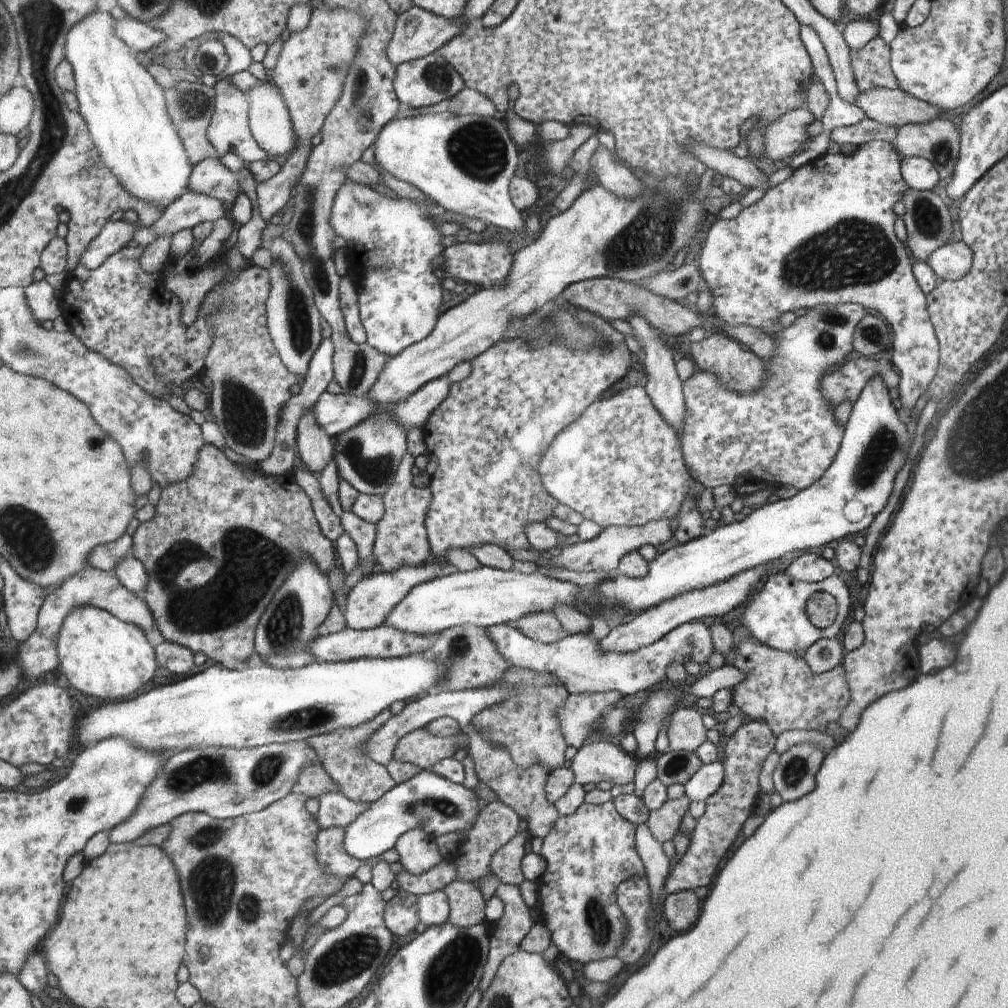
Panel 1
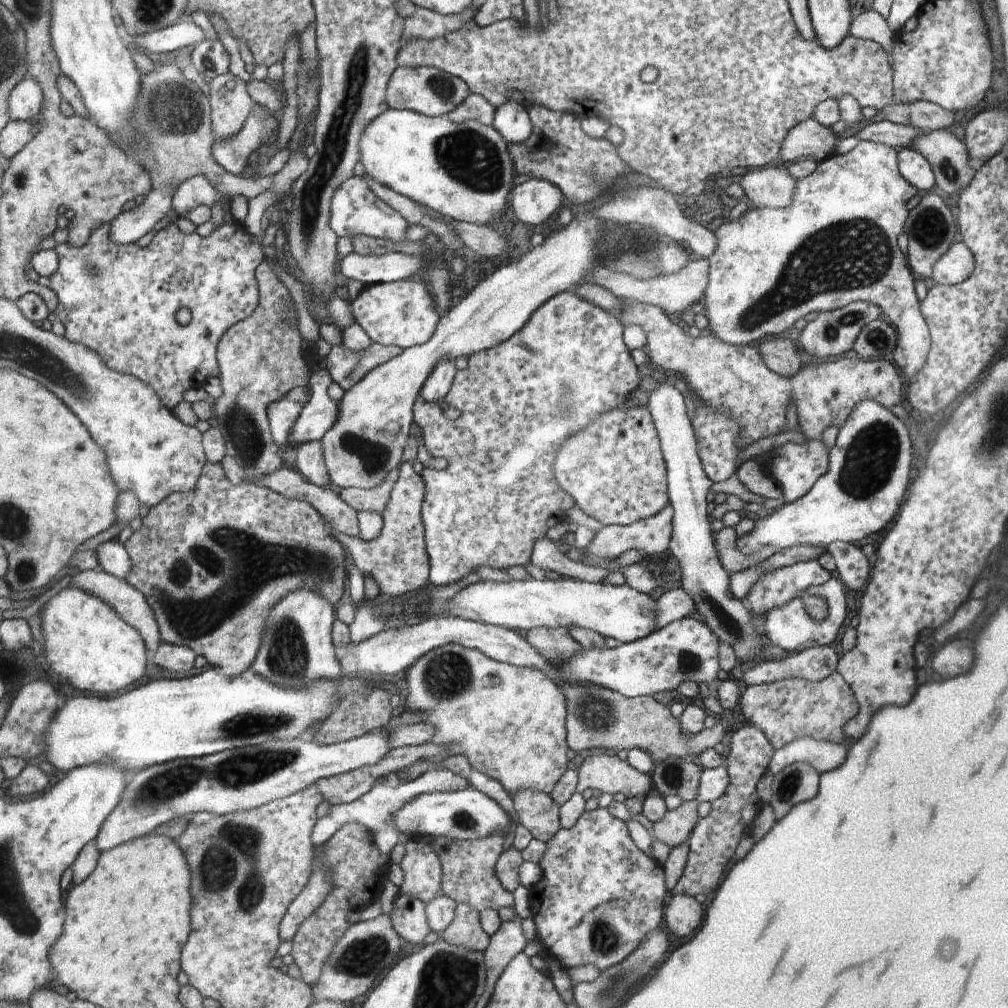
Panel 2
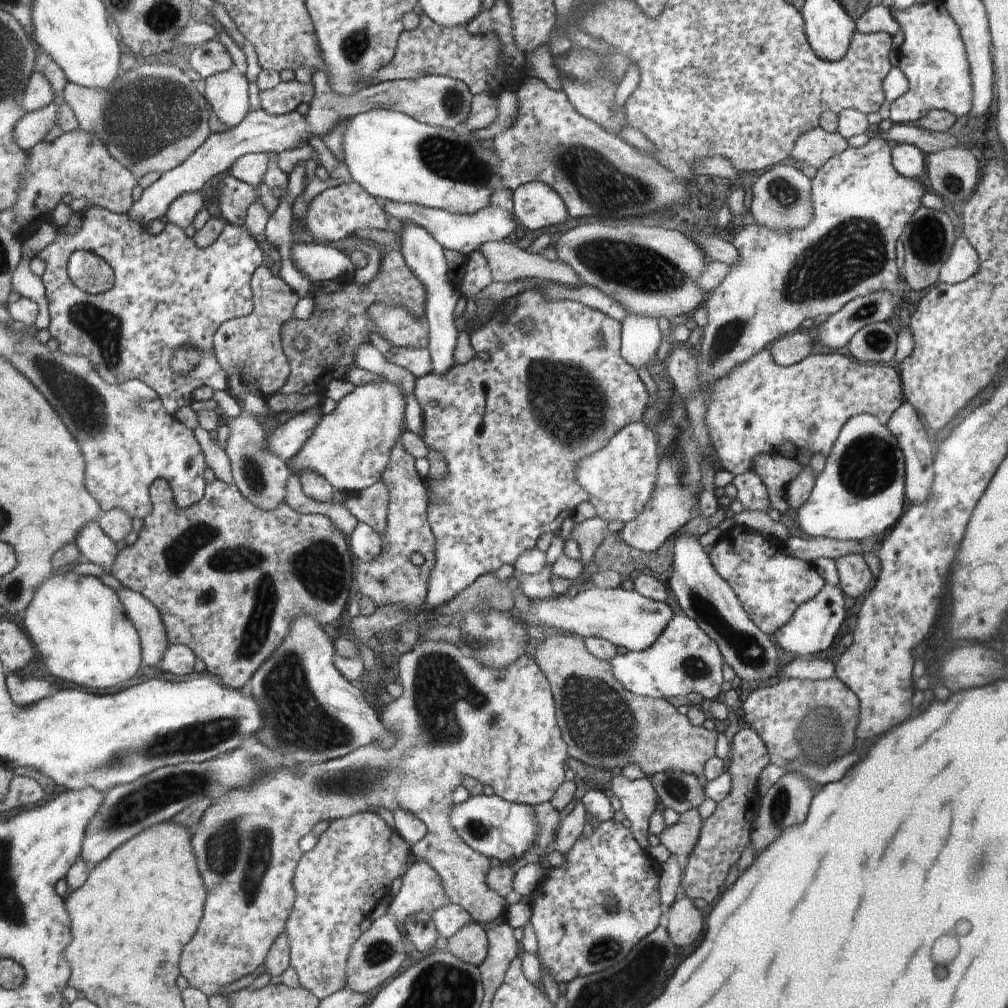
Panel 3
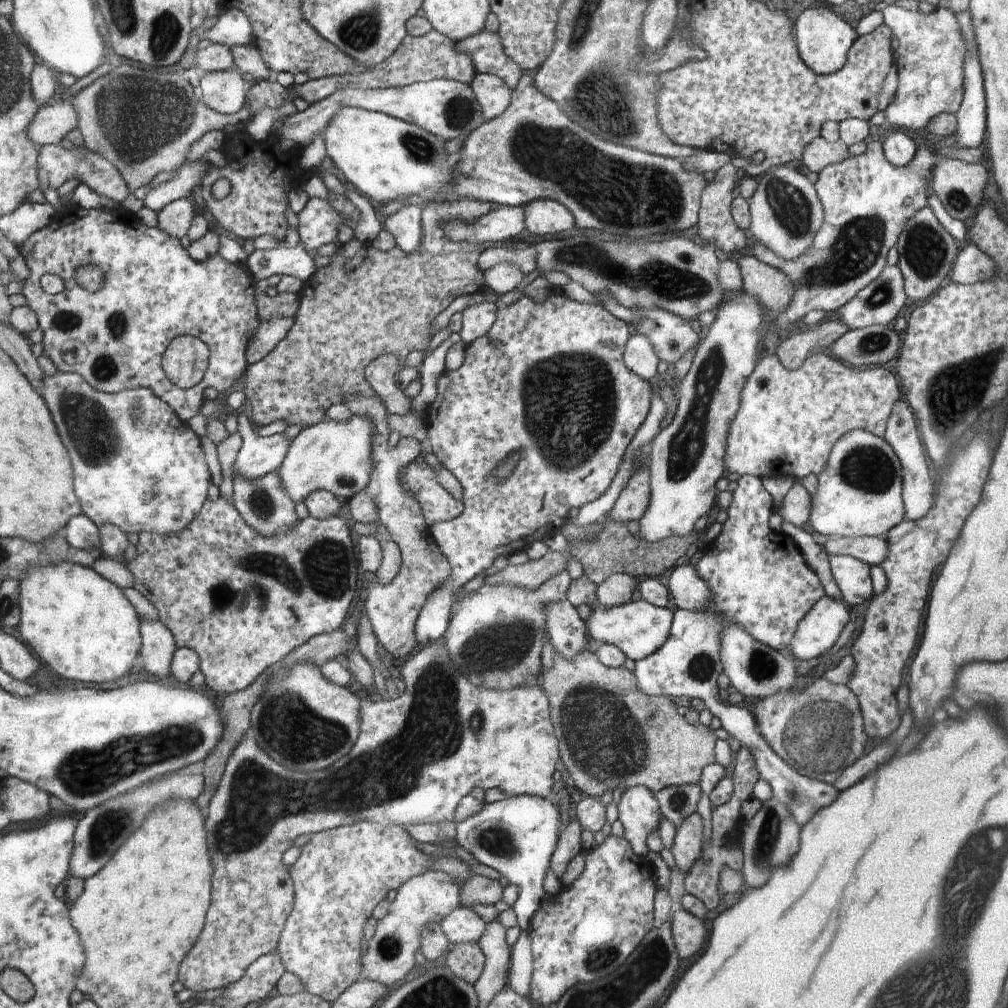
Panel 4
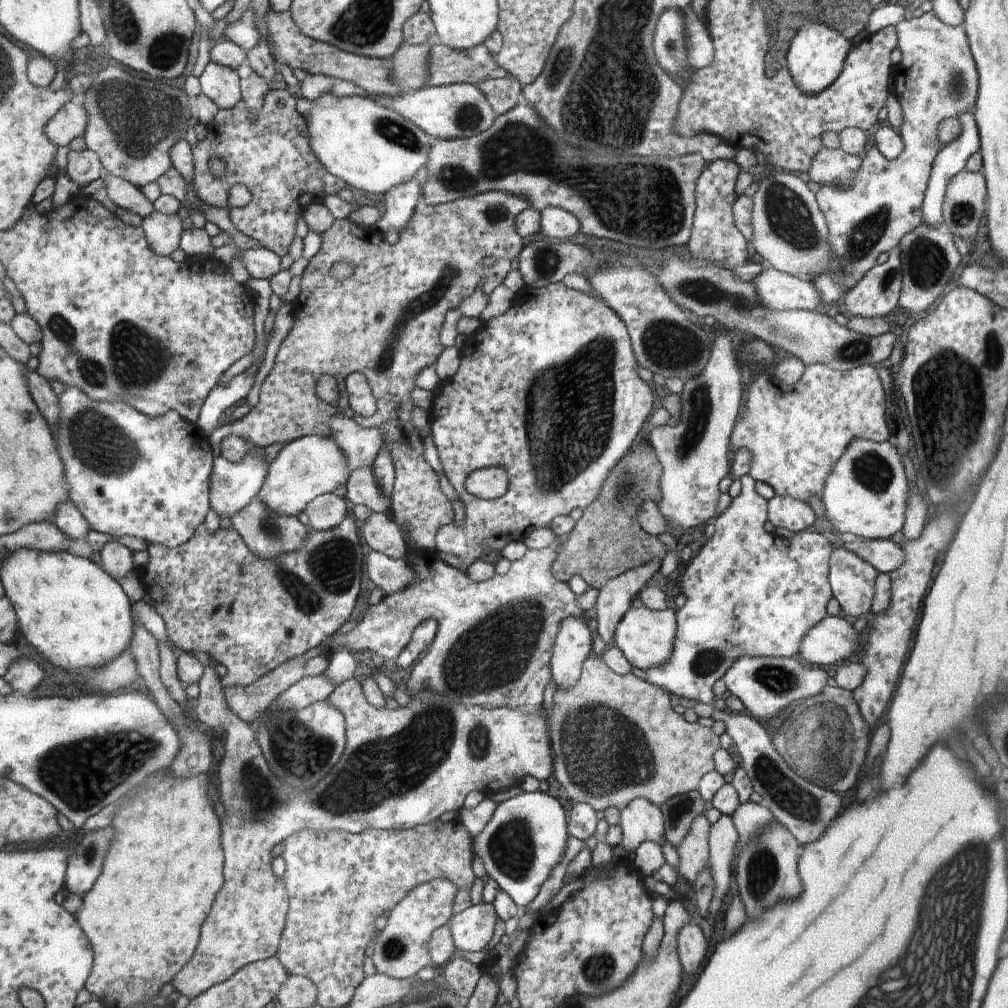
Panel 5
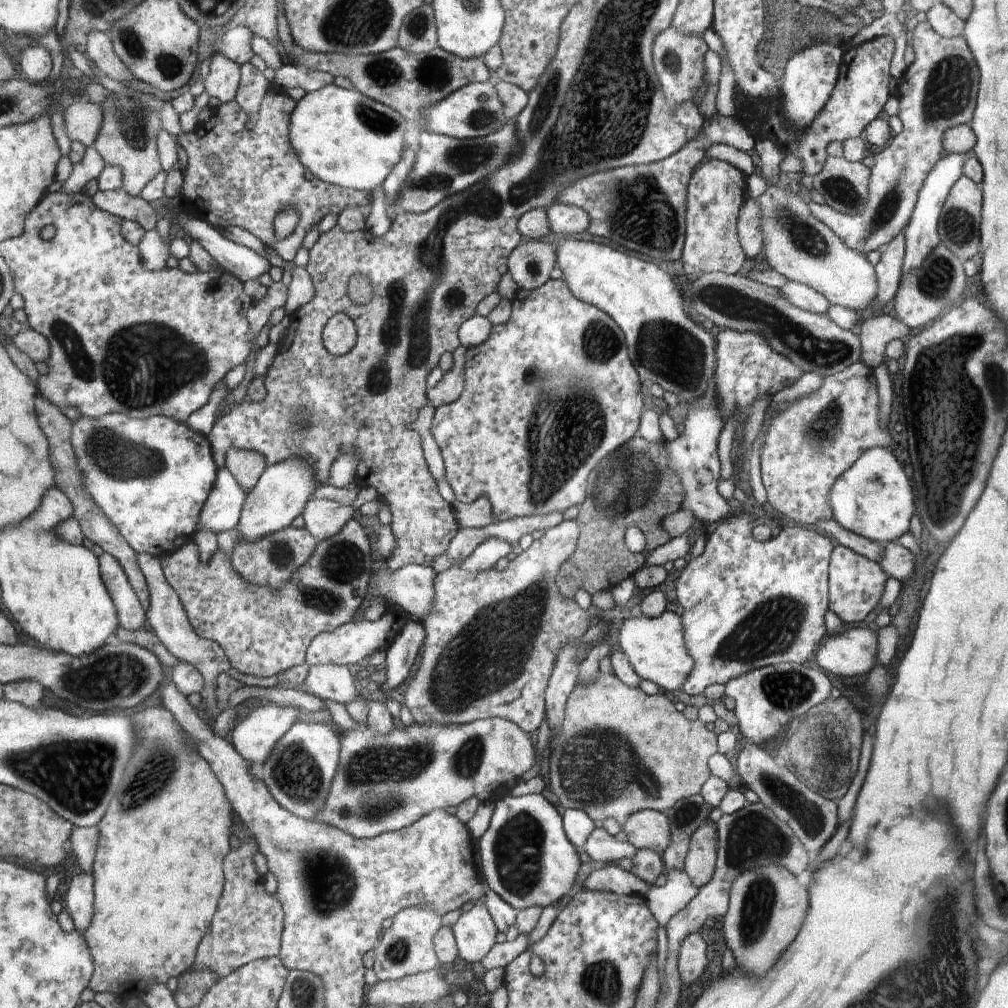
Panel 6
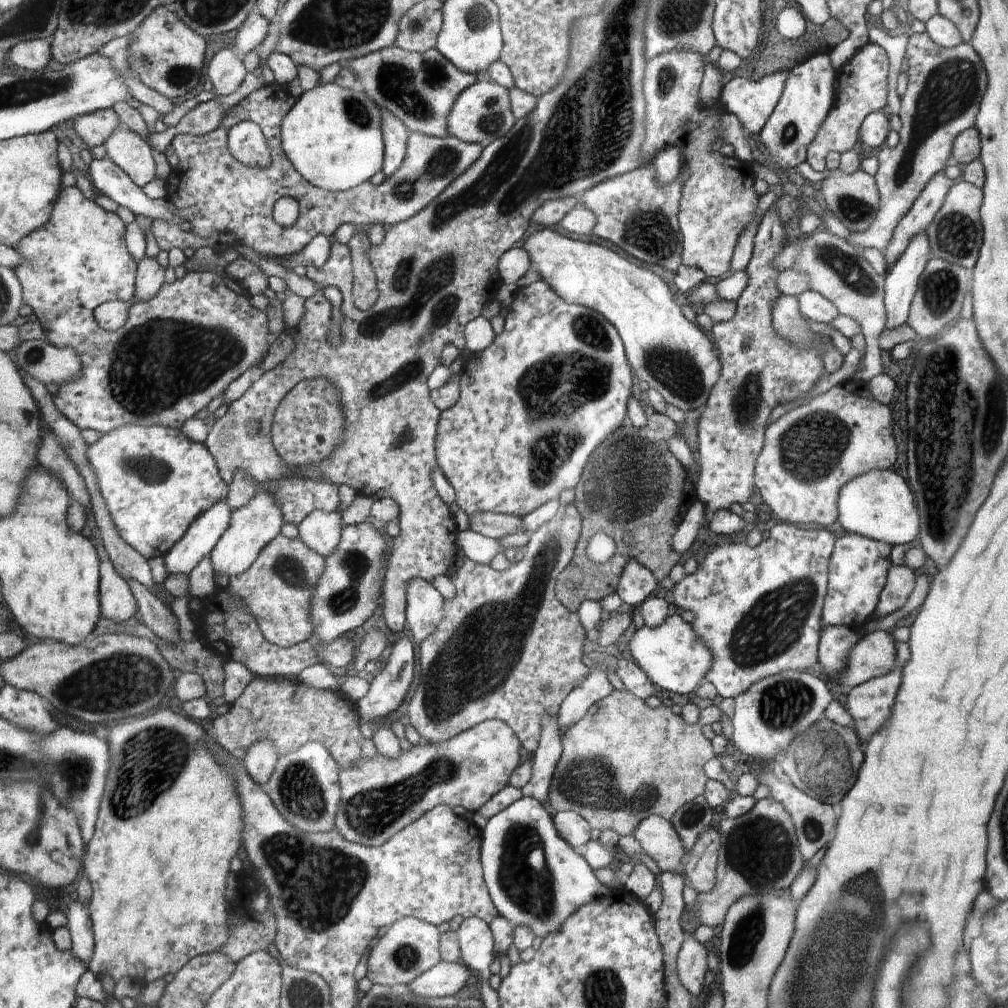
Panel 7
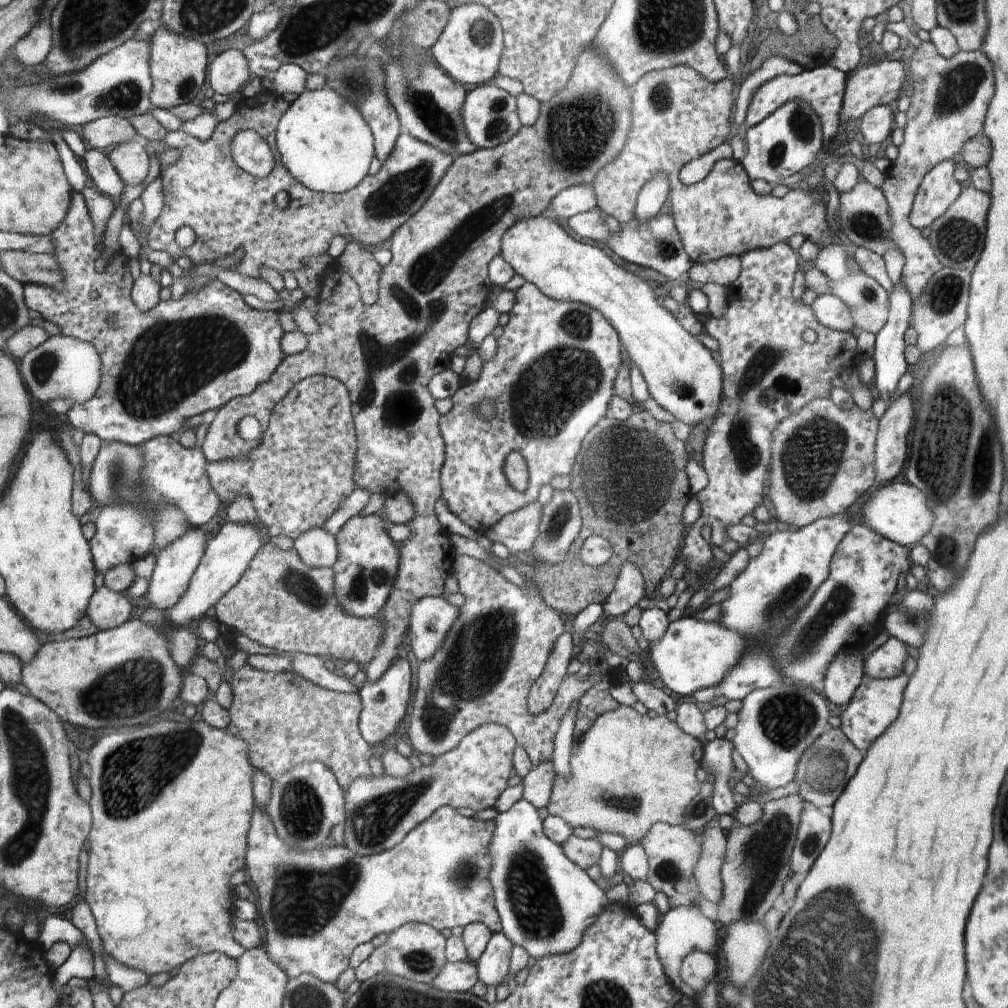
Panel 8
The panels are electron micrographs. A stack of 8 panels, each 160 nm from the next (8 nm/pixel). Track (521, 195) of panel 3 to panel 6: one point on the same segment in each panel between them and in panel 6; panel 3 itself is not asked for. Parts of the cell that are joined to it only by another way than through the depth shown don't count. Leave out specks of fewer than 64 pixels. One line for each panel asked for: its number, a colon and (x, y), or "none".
4: (545, 216)
5: (555, 222)
6: (564, 219)

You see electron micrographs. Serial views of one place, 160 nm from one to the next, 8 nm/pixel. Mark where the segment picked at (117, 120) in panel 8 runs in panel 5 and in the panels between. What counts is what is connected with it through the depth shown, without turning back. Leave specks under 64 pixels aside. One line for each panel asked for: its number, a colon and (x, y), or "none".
5: (72, 121)
6: (84, 120)
7: (95, 129)

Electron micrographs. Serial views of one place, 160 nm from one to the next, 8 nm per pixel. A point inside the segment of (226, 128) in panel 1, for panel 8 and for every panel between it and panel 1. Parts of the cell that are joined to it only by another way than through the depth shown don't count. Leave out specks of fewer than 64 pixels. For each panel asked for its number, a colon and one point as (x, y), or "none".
2: (232, 103)
3: (228, 92)
4: (224, 91)
5: (220, 83)
6: (222, 82)
7: (226, 70)
8: (229, 70)

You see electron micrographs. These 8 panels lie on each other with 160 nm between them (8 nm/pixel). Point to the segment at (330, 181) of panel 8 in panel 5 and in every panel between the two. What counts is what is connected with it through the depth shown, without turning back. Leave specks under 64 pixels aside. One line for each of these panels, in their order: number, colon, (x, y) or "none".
5: (372, 148)
6: (343, 137)
7: (333, 135)

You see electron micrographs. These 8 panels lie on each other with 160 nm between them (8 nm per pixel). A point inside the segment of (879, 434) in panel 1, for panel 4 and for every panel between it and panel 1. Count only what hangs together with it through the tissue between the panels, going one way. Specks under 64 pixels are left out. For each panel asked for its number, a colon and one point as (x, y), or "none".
2: (869, 465)
3: (860, 492)
4: (859, 493)

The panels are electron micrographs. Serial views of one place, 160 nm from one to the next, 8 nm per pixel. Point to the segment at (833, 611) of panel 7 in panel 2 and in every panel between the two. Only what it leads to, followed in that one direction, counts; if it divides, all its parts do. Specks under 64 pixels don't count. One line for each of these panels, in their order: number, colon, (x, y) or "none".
2: (852, 566)
3: (854, 575)
4: (852, 576)
5: (853, 579)
6: (857, 584)

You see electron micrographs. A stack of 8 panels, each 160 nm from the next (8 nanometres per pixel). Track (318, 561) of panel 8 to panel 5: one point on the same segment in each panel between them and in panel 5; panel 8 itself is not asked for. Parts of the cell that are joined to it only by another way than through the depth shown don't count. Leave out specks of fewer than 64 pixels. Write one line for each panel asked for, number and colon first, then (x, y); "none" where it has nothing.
5: (325, 512)
6: (323, 518)
7: (321, 531)

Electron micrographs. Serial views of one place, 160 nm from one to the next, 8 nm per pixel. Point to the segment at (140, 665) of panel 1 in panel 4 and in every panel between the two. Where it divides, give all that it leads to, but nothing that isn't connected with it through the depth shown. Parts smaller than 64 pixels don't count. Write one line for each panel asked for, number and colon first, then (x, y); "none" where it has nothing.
2: (87, 641)
3: (78, 623)
4: (75, 618)

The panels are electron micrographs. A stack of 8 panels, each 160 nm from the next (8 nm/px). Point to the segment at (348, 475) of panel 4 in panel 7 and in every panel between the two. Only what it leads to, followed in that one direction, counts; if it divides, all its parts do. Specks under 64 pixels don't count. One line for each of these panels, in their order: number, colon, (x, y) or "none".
5: (309, 467)
6: (282, 491)
7: (252, 527)

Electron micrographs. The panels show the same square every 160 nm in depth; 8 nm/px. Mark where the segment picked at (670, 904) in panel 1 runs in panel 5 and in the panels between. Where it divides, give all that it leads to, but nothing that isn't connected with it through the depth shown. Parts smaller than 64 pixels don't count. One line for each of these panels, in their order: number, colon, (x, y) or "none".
2: (683, 915)
3: (684, 919)
4: (688, 932)
5: (691, 943)

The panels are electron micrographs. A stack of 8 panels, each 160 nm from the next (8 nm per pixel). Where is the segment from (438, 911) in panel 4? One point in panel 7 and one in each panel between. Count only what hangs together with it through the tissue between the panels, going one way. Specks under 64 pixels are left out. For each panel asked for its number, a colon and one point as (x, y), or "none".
5: (403, 947)
6: (406, 947)
7: (410, 947)

